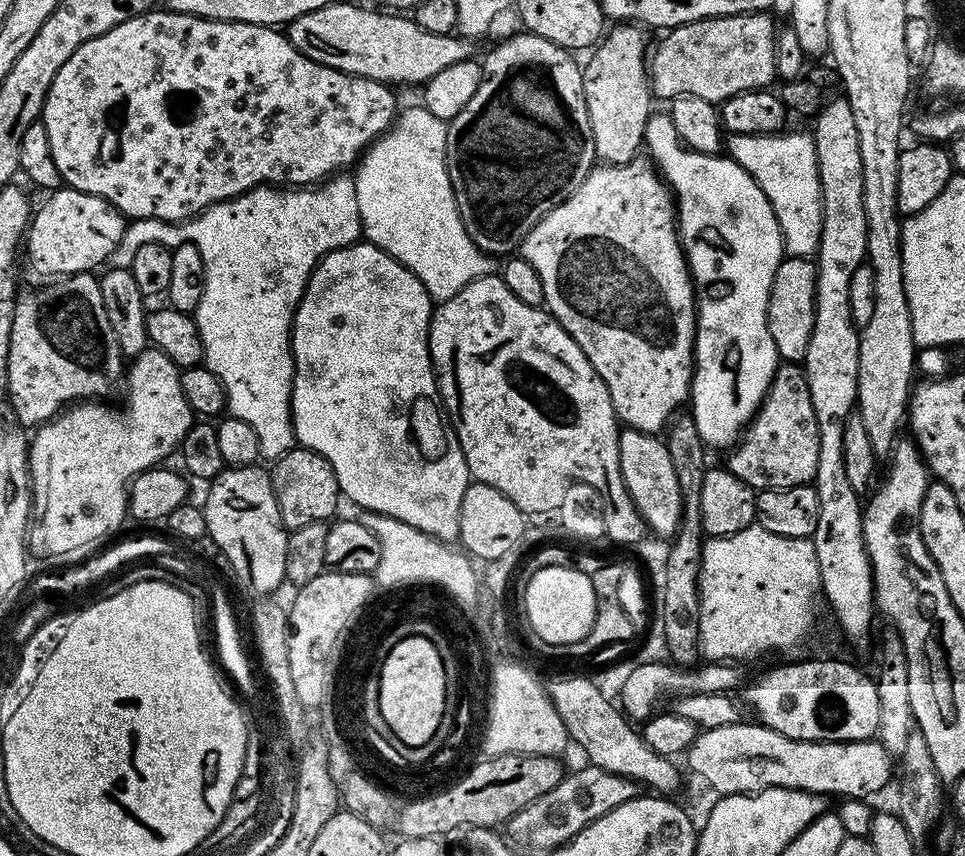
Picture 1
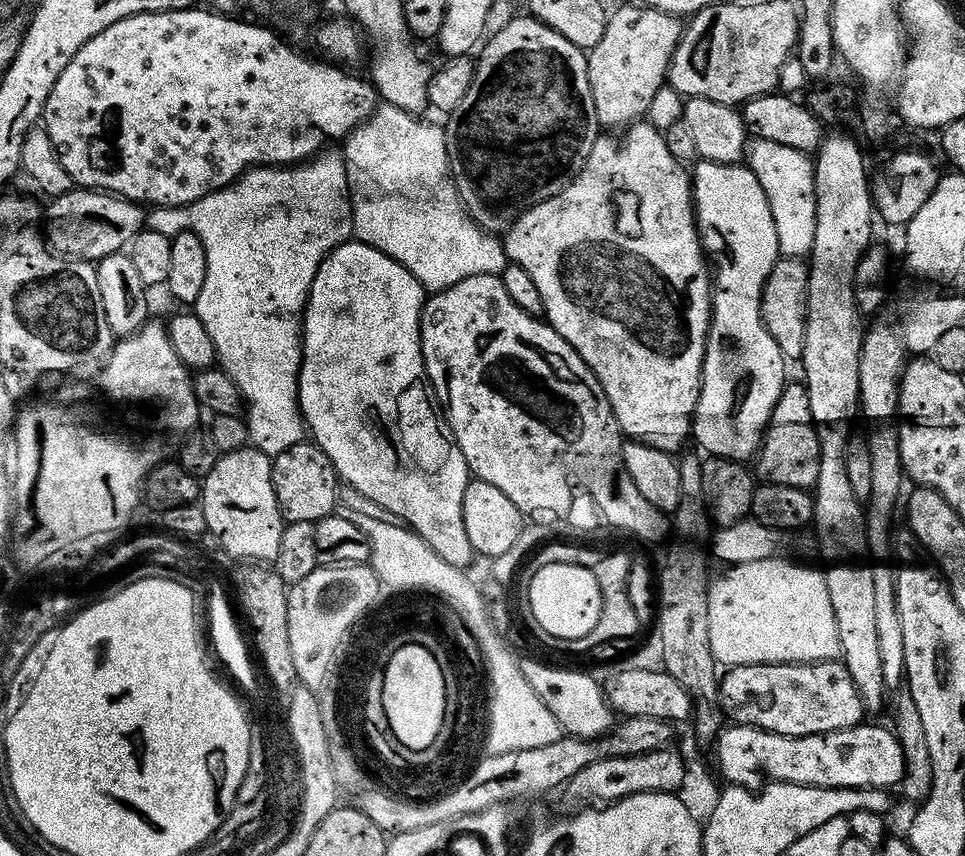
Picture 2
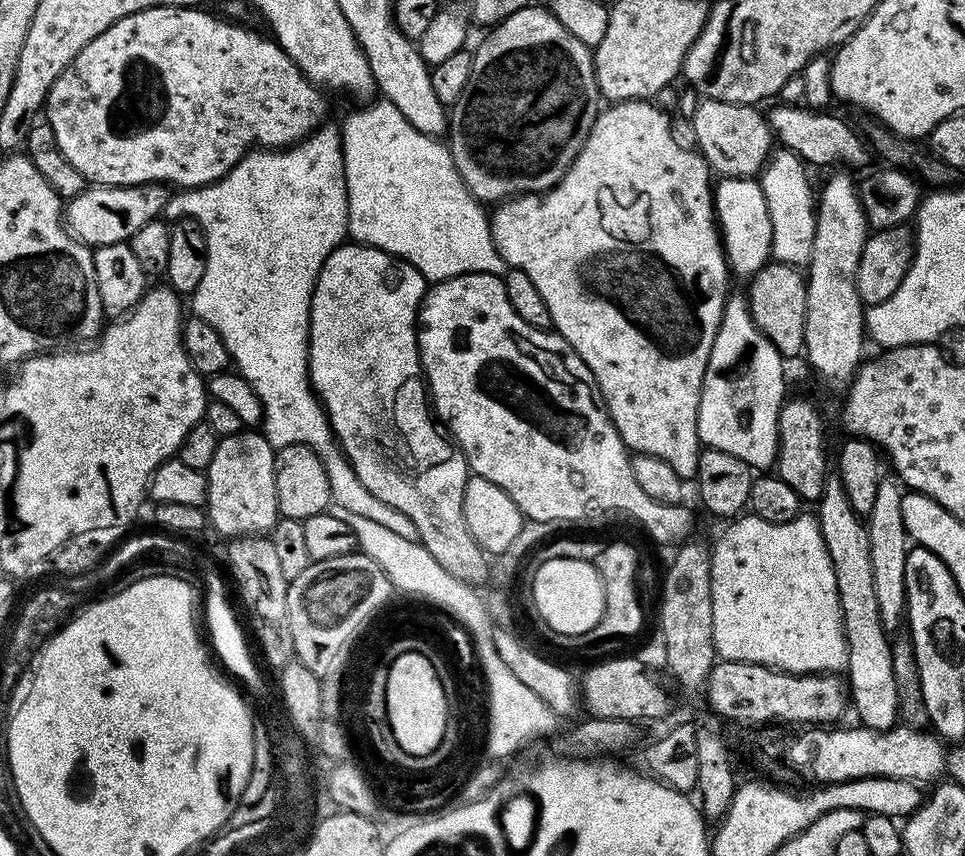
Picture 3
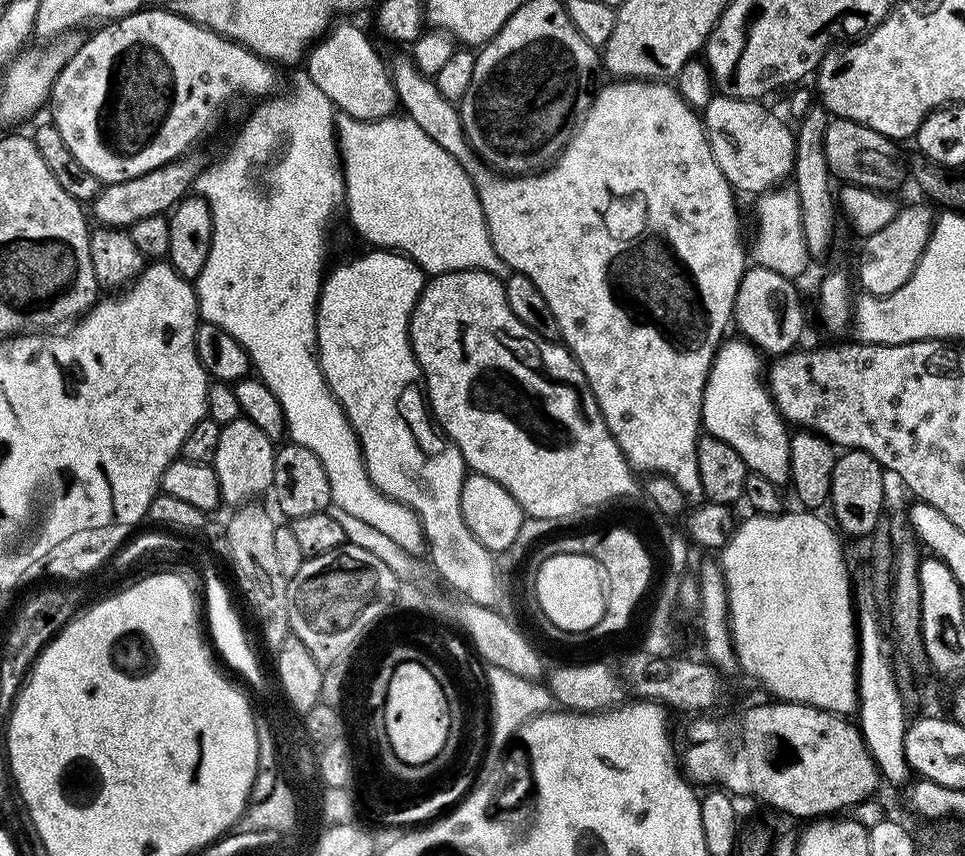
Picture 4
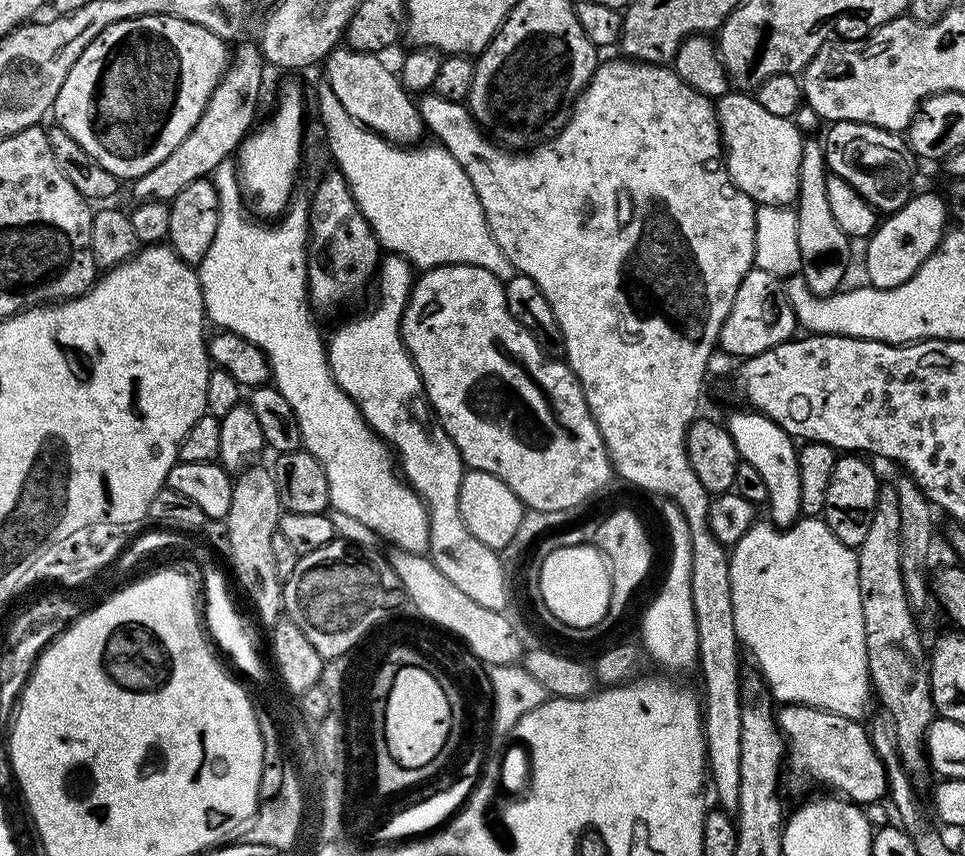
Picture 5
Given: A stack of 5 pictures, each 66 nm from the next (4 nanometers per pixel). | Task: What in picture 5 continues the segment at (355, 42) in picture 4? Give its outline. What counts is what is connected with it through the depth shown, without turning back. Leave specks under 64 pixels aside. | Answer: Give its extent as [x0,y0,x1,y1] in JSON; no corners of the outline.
[325,46,426,146]

